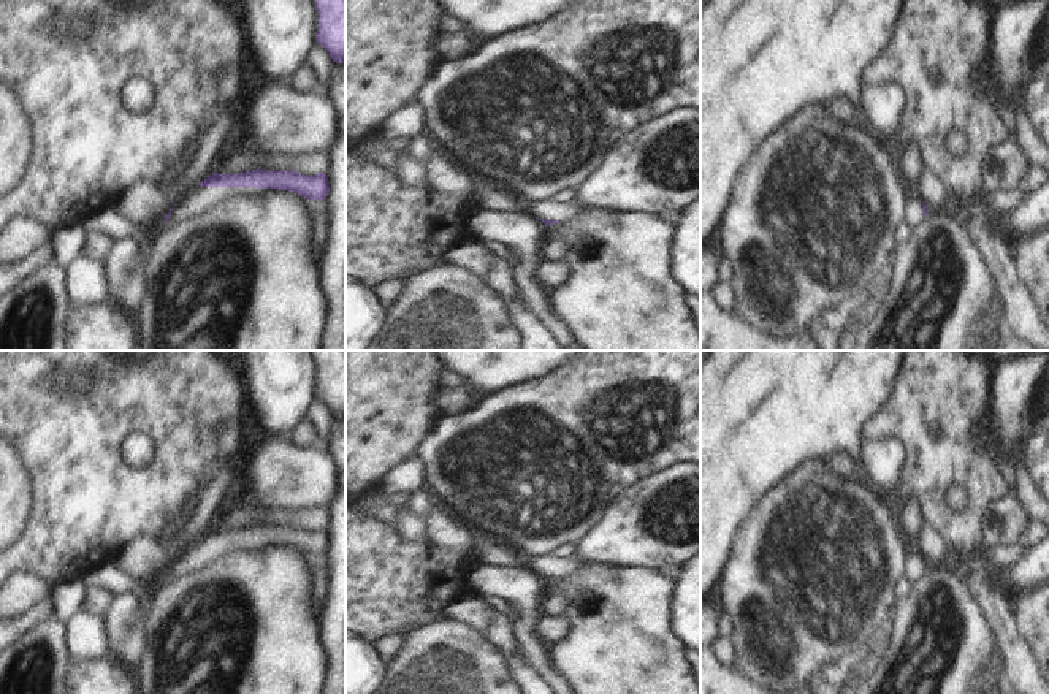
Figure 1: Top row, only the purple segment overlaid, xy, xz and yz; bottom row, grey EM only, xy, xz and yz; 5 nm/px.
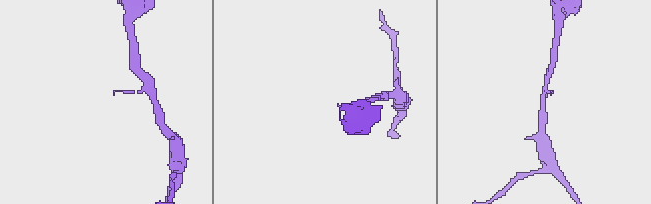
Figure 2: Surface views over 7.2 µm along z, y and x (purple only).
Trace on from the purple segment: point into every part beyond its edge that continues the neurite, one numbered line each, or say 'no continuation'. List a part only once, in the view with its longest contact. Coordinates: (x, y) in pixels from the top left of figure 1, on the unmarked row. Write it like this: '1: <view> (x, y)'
1: xy (198, 555).

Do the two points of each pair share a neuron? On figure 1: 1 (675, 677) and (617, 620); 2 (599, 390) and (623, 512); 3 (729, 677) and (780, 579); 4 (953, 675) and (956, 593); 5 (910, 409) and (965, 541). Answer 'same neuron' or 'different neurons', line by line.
1: same neuron
2: different neurons
3: different neurons
4: same neuron
5: same neuron

